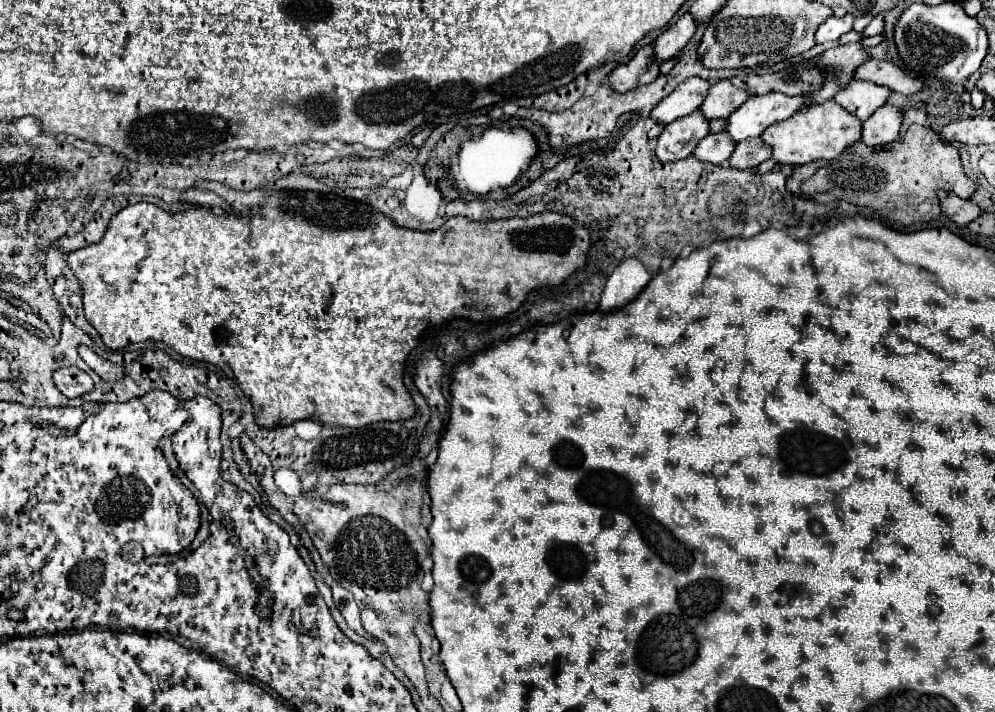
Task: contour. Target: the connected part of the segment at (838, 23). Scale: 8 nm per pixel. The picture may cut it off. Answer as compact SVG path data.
M846 14L844 18L830 16L824 24L820 24L820 28L814 34L814 40L818 44L822 44L822 42L836 42L842 34L846 34L846 32L852 30L852 22L854 22L852 14Z

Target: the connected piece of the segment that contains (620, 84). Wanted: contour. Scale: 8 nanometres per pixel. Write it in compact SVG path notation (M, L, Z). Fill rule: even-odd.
M644 46L628 64L616 66L608 74L608 84L614 92L628 92L658 78L658 62L652 56L652 46Z

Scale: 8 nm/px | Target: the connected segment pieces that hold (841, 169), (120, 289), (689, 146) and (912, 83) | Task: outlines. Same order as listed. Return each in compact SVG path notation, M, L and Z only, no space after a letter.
M910 126L902 142L892 142L880 148L868 148L862 142L848 146L834 160L816 160L804 166L804 180L800 192L806 198L828 192L830 202L844 200L856 206L866 206L882 216L886 224L898 222L908 226L912 222L930 222L938 216L936 190L952 190L960 198L970 198L976 184L964 174L958 150L942 142L934 130L924 126Z
M278 190L266 198L262 206L260 218L248 216L214 216L204 208L190 208L180 214L168 214L154 204L132 204L120 210L112 220L102 238L102 242L76 250L66 256L66 262L72 266L72 272L78 276L82 284L82 300L86 320L98 330L102 342L110 350L120 350L128 344L136 342L164 342L176 354L196 360L208 362L222 368L228 376L232 376L242 392L250 398L254 406L256 422L264 428L290 426L298 420L318 420L322 424L338 424L338 426L368 426L372 422L382 420L406 420L416 412L416 404L402 382L404 366L410 352L420 344L420 336L428 329L443 326L454 318L466 318L472 322L488 324L498 318L504 318L510 312L516 312L526 296L544 286L560 286L574 272L586 266L586 254L590 248L590 230L588 226L578 224L568 214L558 214L552 210L528 216L528 218L510 218L510 220L494 220L494 222L472 222L464 216L456 216L446 220L438 230L432 232L414 232L408 228L396 226L388 216L378 210L358 204L354 200L334 196L334 194L316 194L316 192L296 192L296 190Z
M696 110L686 118L674 120L658 136L656 158L660 162L678 162L694 152L698 142L708 136L708 120Z
M870 58L868 62L864 62L856 68L854 80L868 80L872 84L886 86L886 88L890 88L894 92L902 92L902 94L914 94L922 88L922 80L910 78L896 64L892 64L888 60L876 60L876 58Z

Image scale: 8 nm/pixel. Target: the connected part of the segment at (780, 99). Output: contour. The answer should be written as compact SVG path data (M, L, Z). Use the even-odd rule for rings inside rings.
M780 92L752 96L726 118L724 132L734 142L746 140L750 136L760 136L770 124L790 118L790 114L804 108L806 104L812 102L806 102L806 98L800 96L786 96Z

